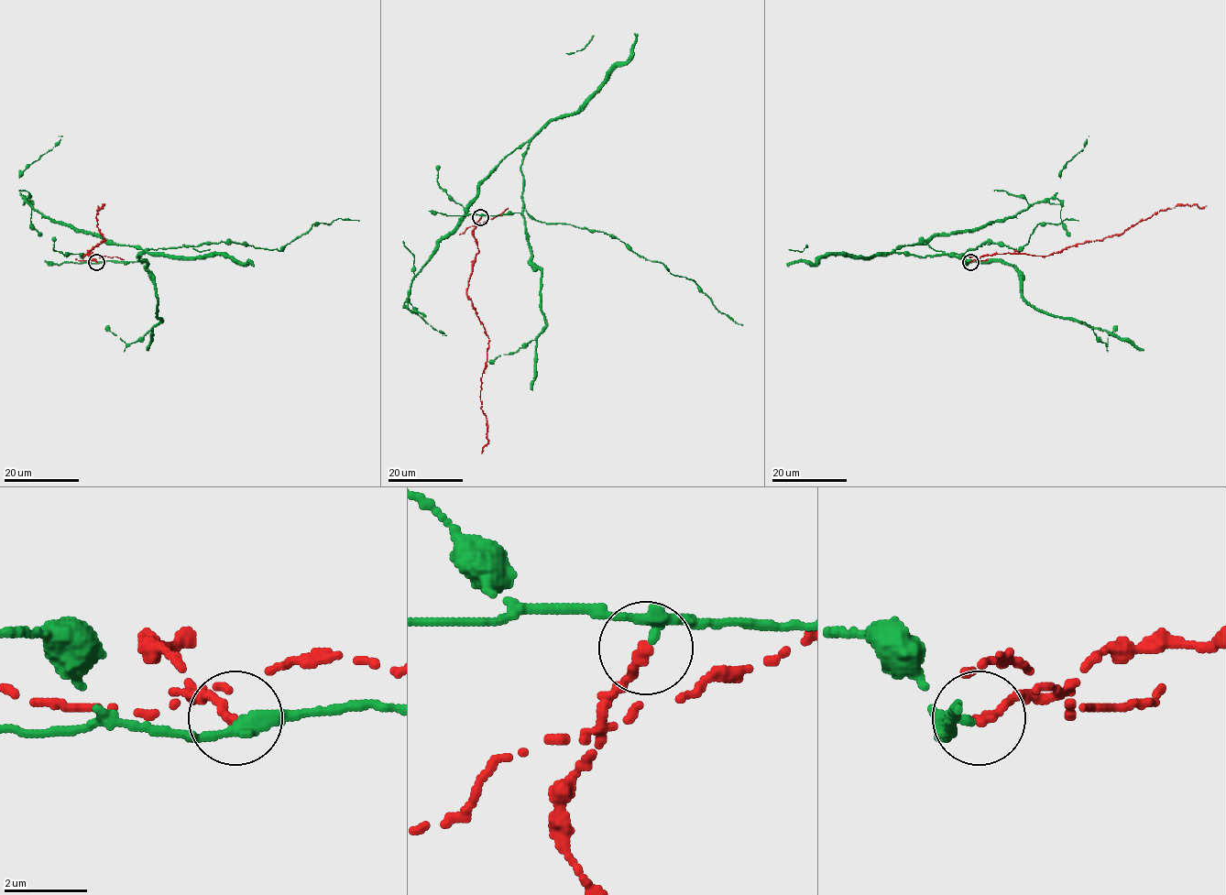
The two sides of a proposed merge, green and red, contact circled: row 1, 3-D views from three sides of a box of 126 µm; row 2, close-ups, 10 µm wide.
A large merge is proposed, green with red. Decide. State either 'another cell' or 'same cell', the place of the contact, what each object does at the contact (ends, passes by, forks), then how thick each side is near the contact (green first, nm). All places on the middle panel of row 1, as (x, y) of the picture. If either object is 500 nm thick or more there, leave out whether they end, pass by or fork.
another cell; place (480, 217); green passes by; red ends; calibres 280 and 280 nm

